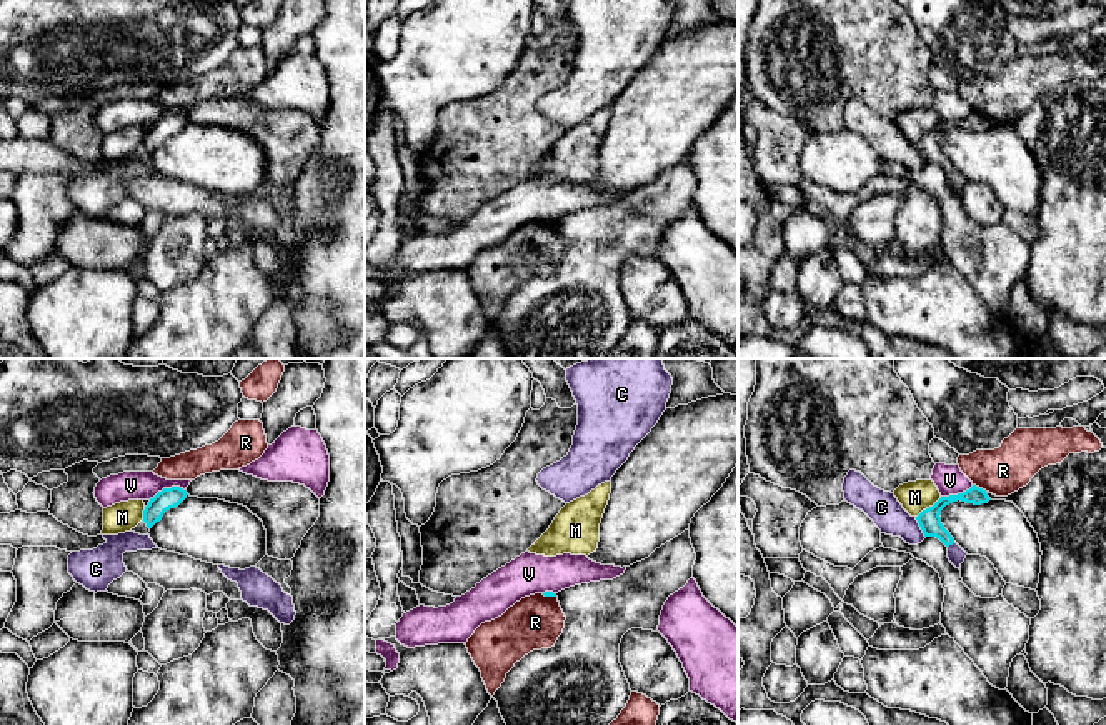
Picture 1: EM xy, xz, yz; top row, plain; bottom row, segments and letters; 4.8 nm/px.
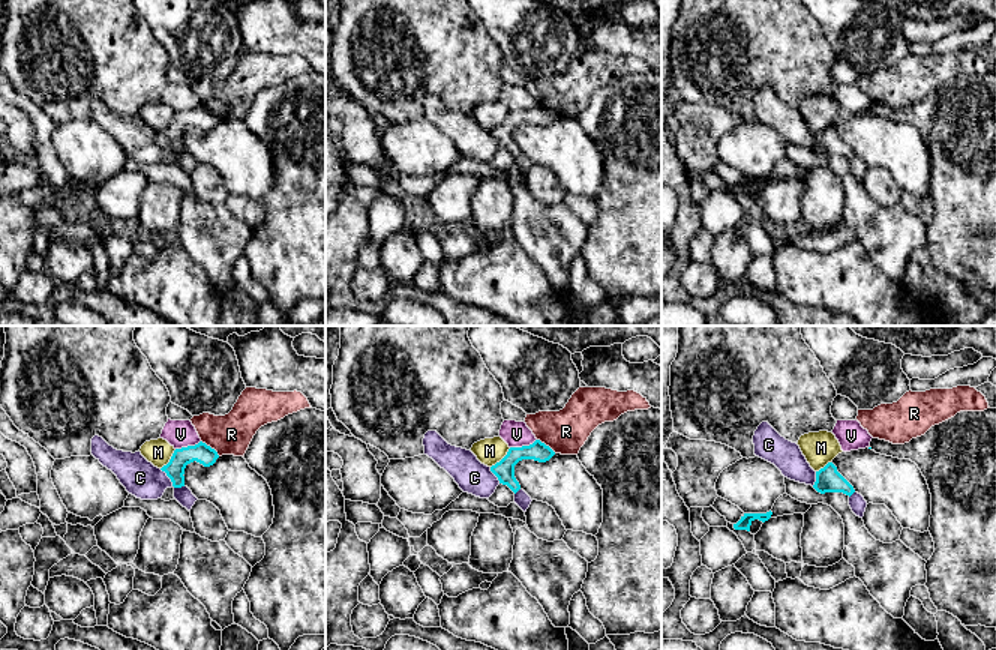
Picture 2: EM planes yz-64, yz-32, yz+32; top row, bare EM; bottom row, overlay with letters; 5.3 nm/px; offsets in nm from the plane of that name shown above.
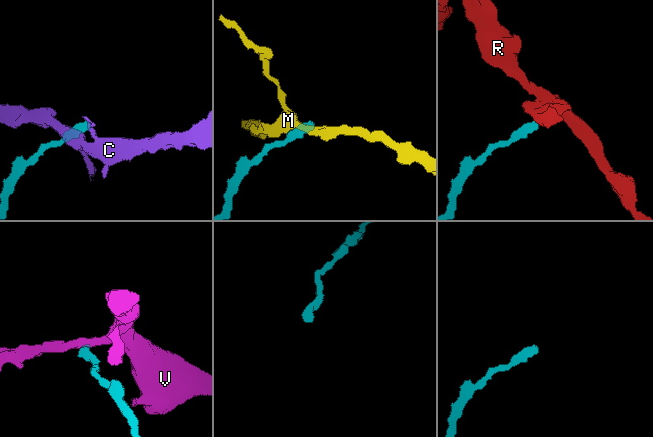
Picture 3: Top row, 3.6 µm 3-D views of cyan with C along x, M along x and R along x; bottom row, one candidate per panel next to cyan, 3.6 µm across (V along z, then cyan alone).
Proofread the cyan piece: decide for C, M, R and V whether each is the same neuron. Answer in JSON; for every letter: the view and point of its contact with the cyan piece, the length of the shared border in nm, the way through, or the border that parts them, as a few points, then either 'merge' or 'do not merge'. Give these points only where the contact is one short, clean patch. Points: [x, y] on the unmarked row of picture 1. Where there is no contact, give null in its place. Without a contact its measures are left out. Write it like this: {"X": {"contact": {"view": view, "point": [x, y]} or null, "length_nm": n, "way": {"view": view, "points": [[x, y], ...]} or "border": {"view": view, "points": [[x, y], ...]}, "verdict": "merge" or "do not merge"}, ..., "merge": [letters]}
{"C": {"contact": {"view": "yz", "point": [920, 152]}, "length_nm": 120, "border": {"view": "yz", "points": [[915, 144], [925, 164]]}, "verdict": "do not merge"}, "M": {"contact": {"view": "yz", "point": [930, 134]}, "length_nm": 160, "border": {"view": "yz", "points": [[941, 124], [916, 144]]}, "verdict": "do not merge"}, "R": {"contact": {"view": "yz", "point": [978, 114]}, "length_nm": 80, "border": {"view": "yz", "points": [[973, 110], [986, 117]]}, "verdict": "do not merge"}, "V": {"contact": {"view": "xy", "point": [167, 115]}, "length_nm": 190, "border": {"view": "xy", "points": [[185, 115], [164, 114], [149, 125]]}, "verdict": "do not merge"}, "merge": []}

